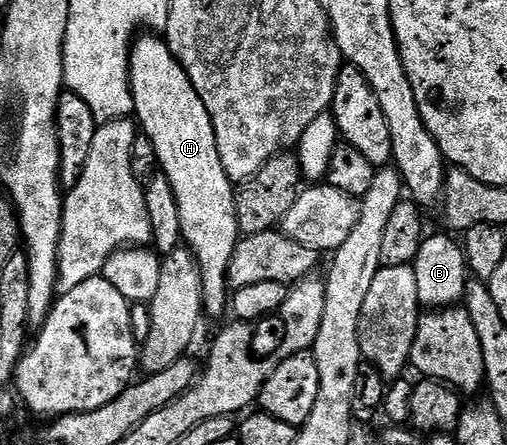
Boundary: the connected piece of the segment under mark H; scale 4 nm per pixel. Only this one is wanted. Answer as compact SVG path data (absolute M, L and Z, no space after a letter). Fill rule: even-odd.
M141 35L134 40L129 50L129 85L133 88L136 124L143 130L144 136L151 139L160 172L171 183L171 191L175 191L175 203L179 203L181 240L193 254L200 269L204 312L208 316L210 313L213 317L221 317L227 313L227 306L231 301L227 280L229 264L231 255L235 255L235 247L242 232L235 215L235 185L229 180L223 167L223 159L219 159L219 147L211 115L207 115L207 107L203 107L203 99L199 99L199 91L195 91L187 71L181 66L181 60L170 51L169 42L160 36Z

